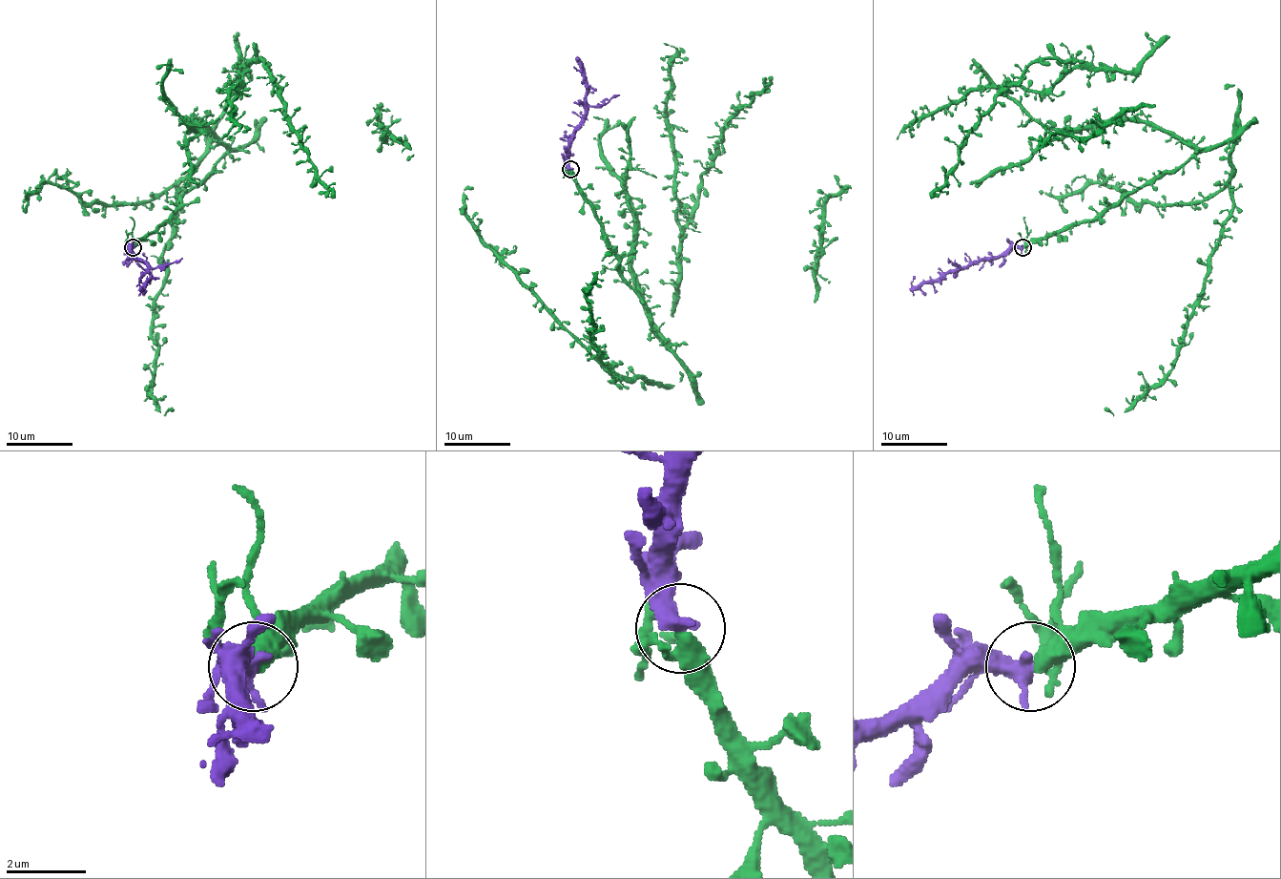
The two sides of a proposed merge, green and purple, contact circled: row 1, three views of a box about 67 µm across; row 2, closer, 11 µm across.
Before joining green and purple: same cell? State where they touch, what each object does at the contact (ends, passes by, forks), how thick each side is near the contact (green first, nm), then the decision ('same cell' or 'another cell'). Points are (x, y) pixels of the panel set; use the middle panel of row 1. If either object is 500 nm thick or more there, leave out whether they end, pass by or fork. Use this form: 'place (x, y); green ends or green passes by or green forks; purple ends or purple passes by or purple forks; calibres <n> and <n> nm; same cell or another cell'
place (570, 169); calibres 320 and 500 nm; same cell

